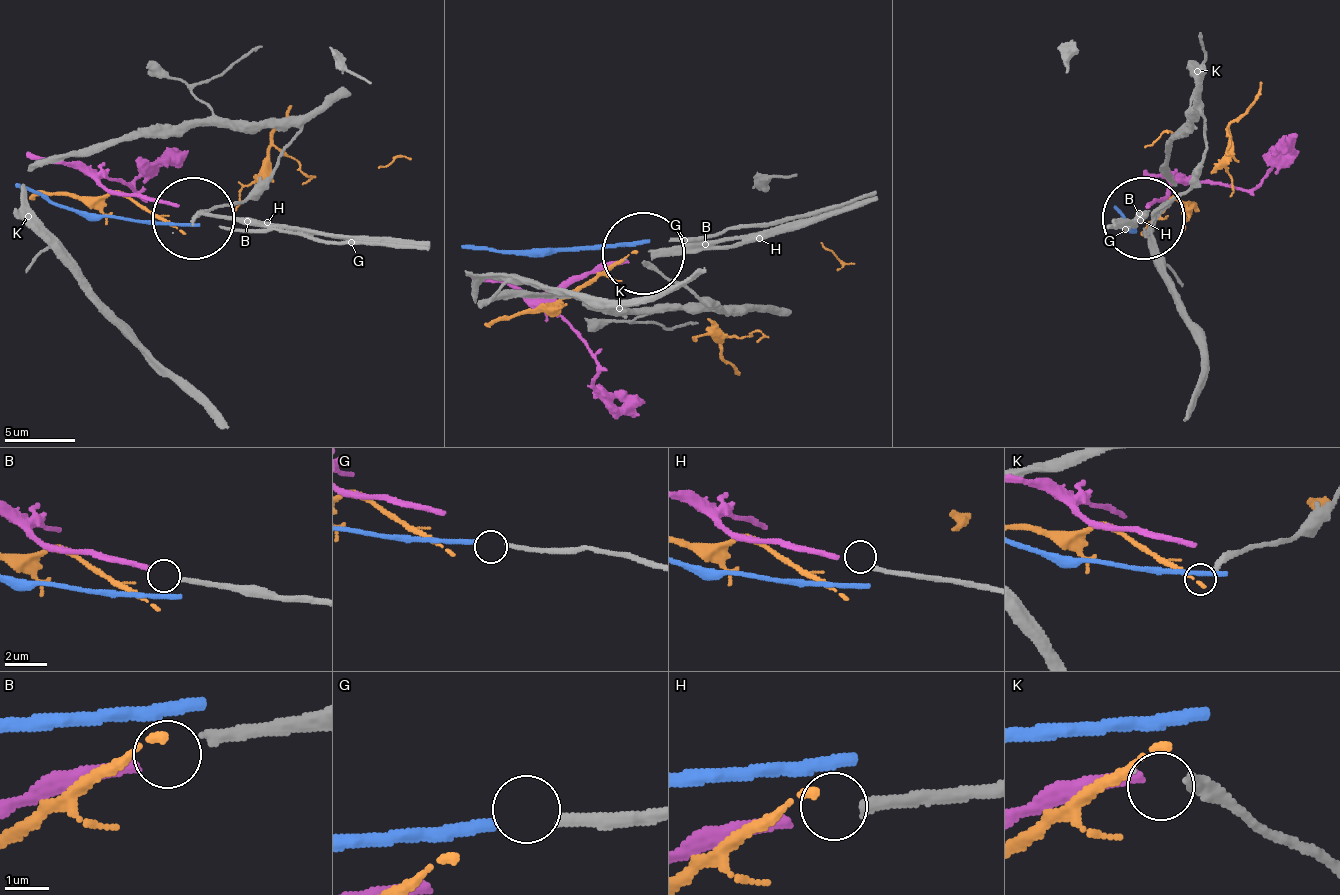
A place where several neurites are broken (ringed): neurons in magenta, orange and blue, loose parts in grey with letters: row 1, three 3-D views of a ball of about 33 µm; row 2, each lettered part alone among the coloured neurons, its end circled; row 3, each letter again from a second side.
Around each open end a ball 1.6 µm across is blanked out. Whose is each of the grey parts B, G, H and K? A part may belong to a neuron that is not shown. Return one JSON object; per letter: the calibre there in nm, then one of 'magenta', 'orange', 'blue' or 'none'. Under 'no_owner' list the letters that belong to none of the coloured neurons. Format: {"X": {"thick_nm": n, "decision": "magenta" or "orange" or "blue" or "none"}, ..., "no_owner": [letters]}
{"B": {"thick_nm": 240, "decision": "magenta"}, "G": {"thick_nm": 240, "decision": "blue"}, "H": {"thick_nm": 240, "decision": "none"}, "K": {"thick_nm": 260, "decision": "none"}, "no_owner": ["H", "K"]}

